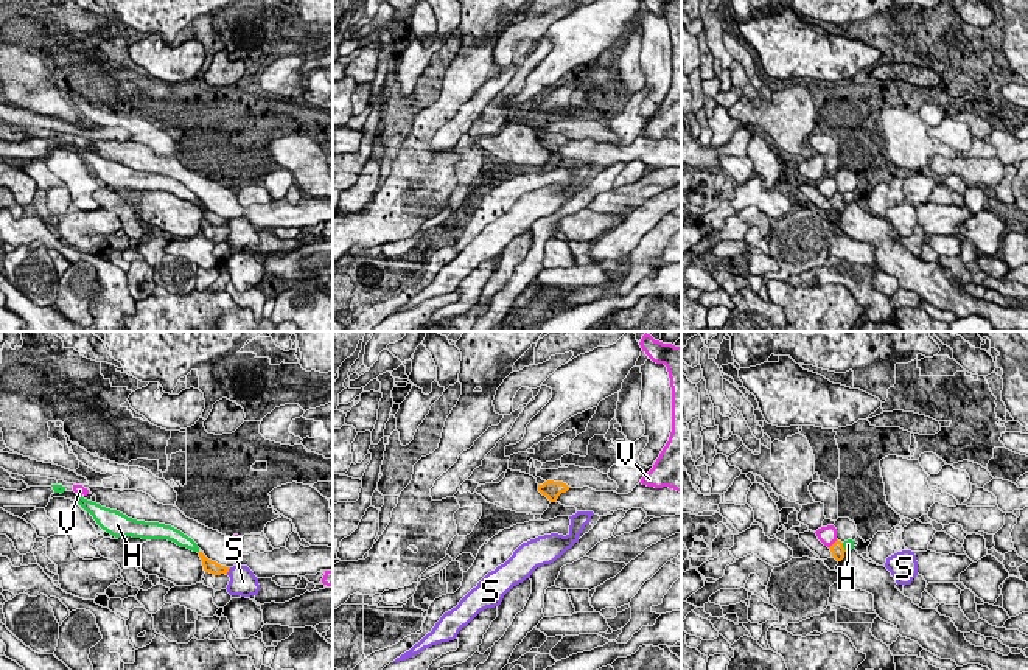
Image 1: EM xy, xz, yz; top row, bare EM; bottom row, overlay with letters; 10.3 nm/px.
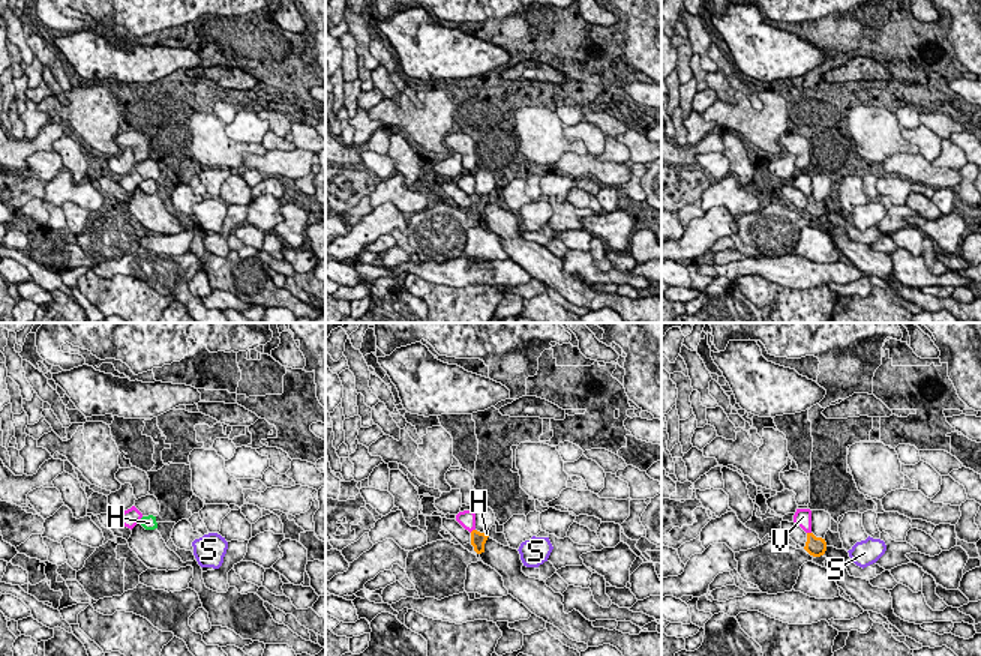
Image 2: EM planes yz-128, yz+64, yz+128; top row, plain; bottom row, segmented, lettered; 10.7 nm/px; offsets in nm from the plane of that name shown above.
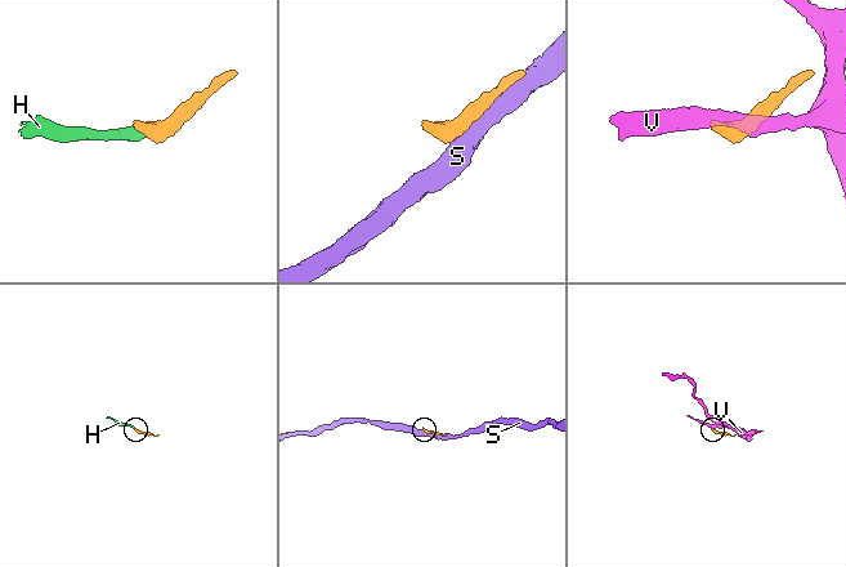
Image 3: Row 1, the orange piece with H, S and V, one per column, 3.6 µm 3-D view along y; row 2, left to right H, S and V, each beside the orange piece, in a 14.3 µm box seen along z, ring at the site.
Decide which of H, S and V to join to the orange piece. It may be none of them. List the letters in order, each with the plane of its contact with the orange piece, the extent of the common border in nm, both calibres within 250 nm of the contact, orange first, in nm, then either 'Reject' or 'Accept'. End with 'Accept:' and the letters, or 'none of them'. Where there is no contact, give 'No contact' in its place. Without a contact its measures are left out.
H: Touches orange in yz. Shared border 110 nm. Thickness 140 nm (orange) against 100 nm. Accept
S: Touches orange in xy. Shared border 100 nm. Thickness 130 nm (orange) against 280 nm. Reject
V: Touches orange in yz. Shared border 130 nm. Thickness 140 nm (orange) against 190 nm. Reject
Accept: H

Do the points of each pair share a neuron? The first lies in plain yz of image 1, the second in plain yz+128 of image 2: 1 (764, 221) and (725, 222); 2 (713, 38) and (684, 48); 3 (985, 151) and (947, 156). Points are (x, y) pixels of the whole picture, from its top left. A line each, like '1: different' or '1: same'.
1: same
2: different
3: same

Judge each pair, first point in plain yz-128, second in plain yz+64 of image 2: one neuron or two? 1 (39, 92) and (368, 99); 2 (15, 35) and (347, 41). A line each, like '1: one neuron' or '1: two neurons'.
1: one neuron
2: two neurons

